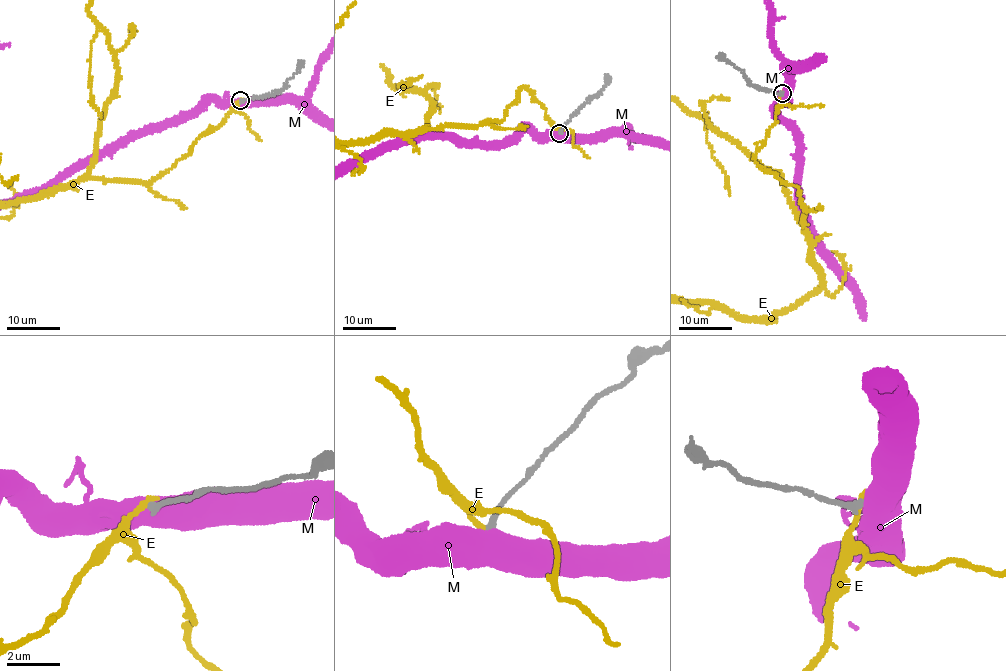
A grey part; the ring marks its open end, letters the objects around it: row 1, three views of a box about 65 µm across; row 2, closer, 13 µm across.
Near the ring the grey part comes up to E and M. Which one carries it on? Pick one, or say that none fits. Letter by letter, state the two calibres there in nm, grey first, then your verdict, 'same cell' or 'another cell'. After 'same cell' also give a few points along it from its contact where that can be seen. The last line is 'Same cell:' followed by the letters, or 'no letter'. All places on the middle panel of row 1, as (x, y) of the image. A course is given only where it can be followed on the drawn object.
E: calibres 240 and 220 nm; another cell
M: calibres 240 and 850 nm; another cell
Same cell: no letter

